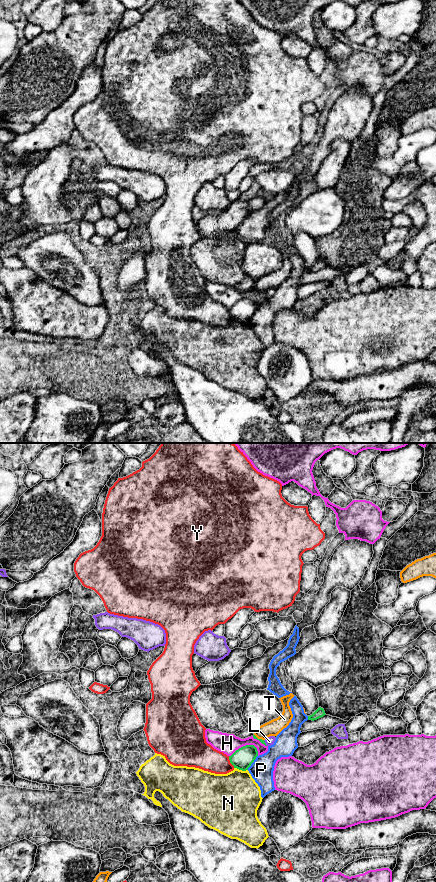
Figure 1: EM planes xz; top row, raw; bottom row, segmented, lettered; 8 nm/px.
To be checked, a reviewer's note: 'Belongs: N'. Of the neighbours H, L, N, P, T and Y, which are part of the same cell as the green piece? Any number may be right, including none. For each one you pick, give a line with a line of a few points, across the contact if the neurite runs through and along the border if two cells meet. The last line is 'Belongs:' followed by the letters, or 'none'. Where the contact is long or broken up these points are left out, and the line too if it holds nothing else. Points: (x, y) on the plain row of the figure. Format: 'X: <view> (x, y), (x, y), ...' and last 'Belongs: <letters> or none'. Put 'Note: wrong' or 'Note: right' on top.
Note: wrong
Belongs: none

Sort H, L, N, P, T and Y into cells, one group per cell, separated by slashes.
H T / L / N / P / Y

